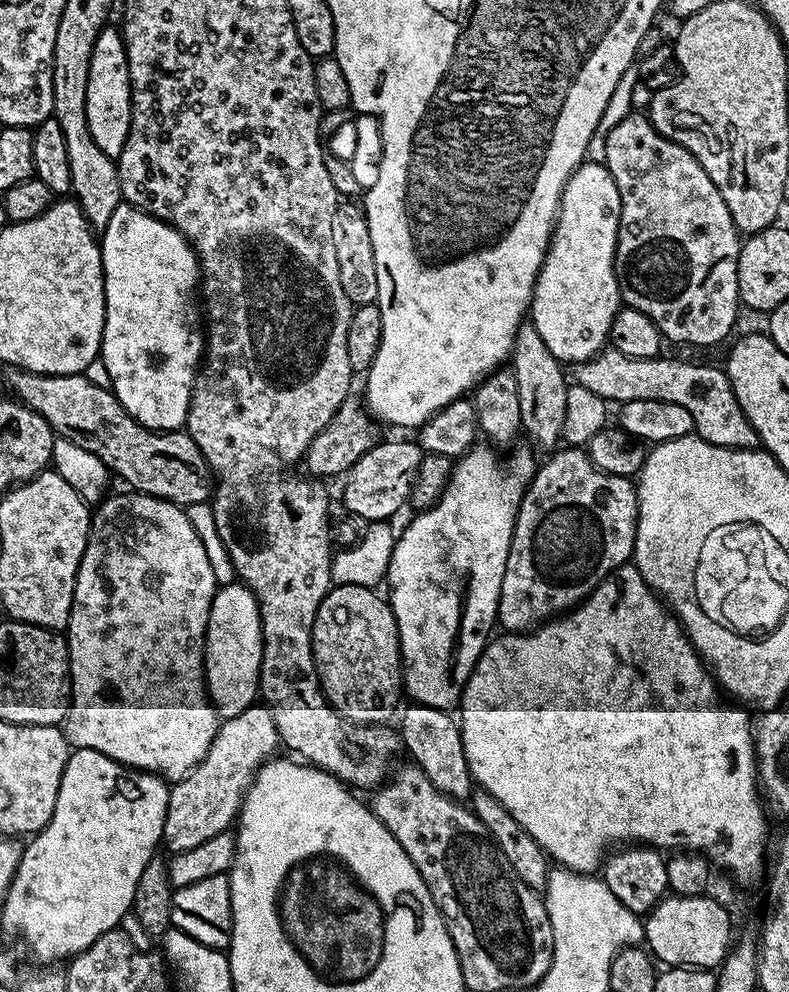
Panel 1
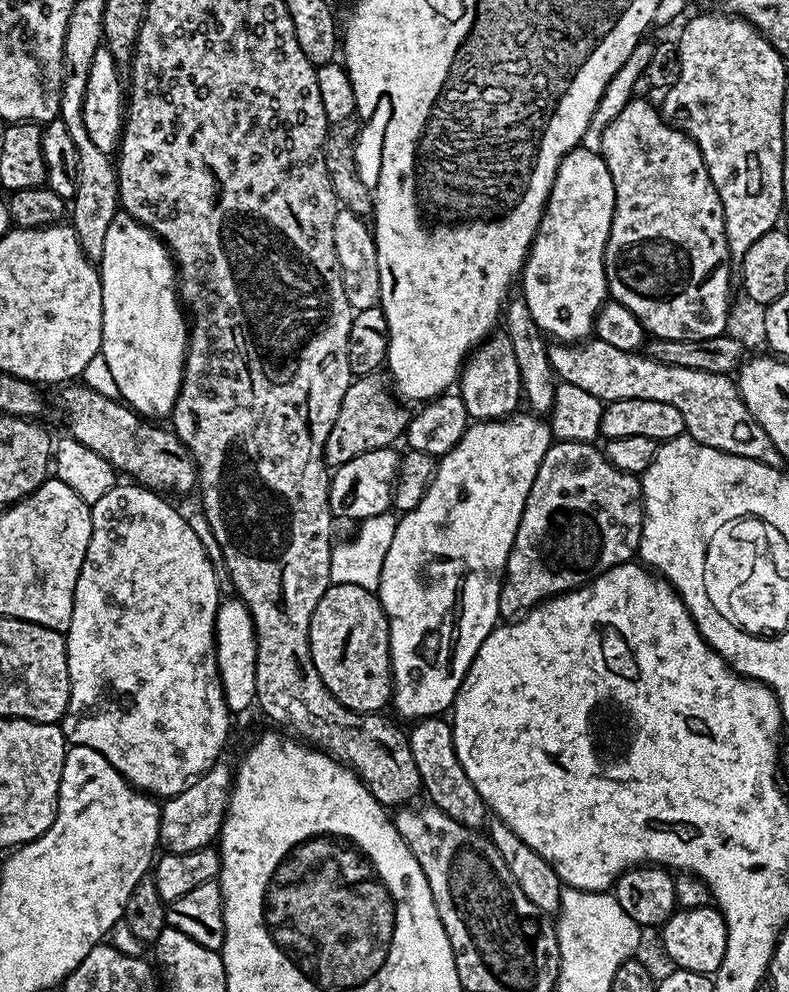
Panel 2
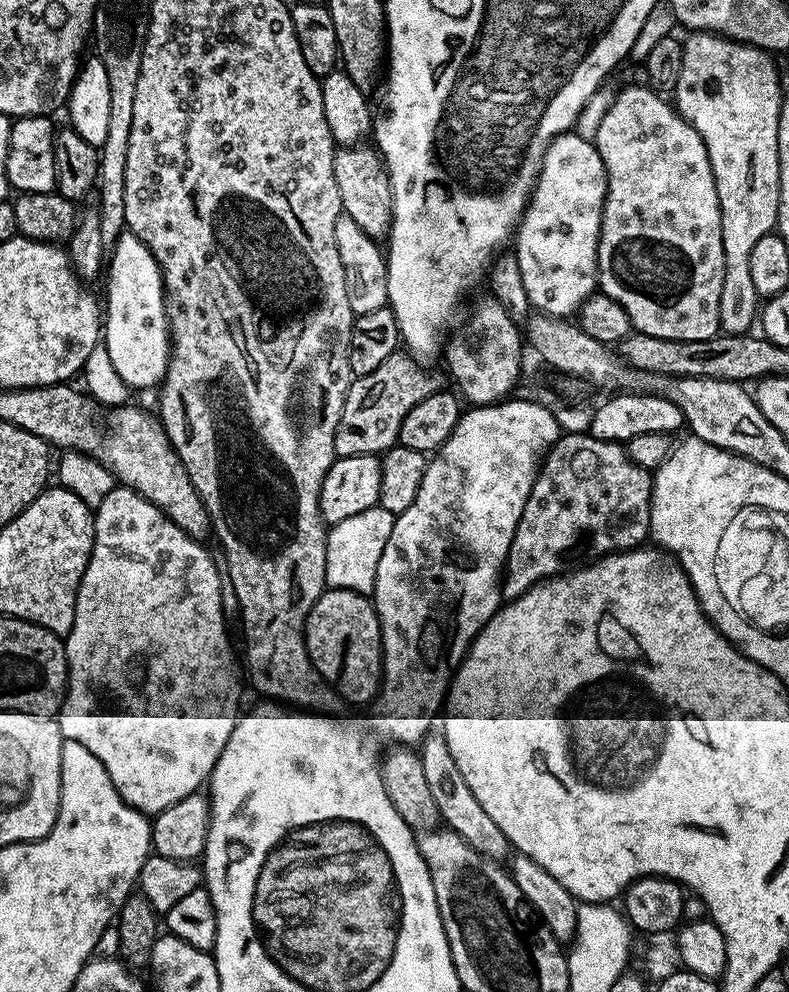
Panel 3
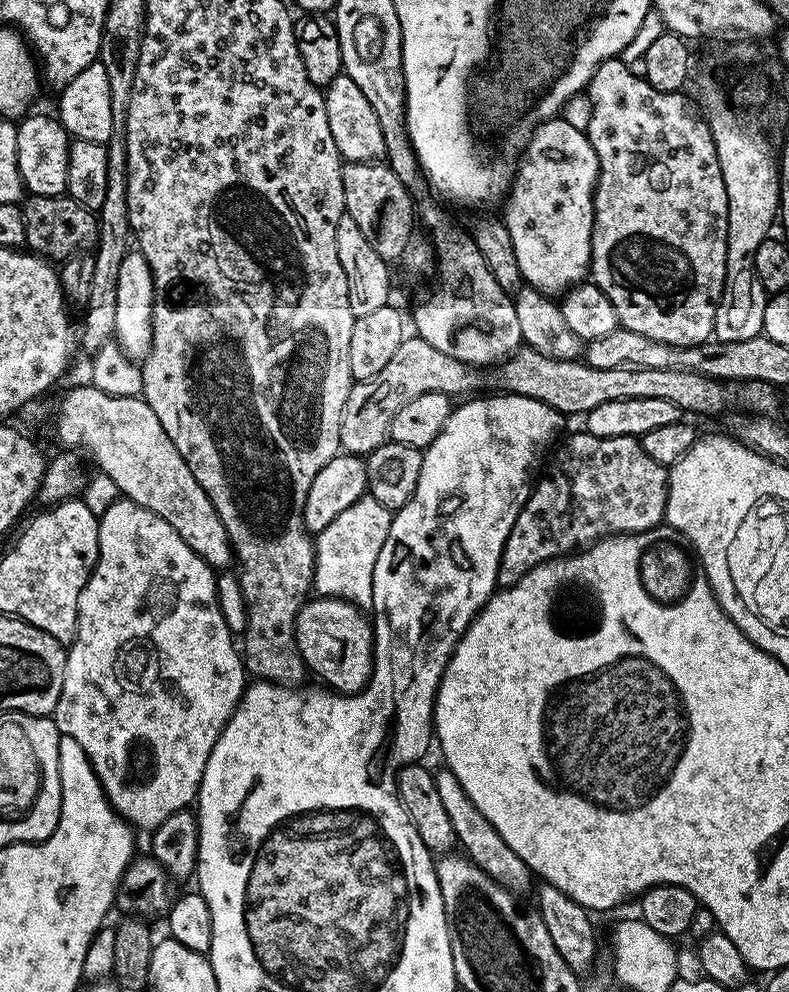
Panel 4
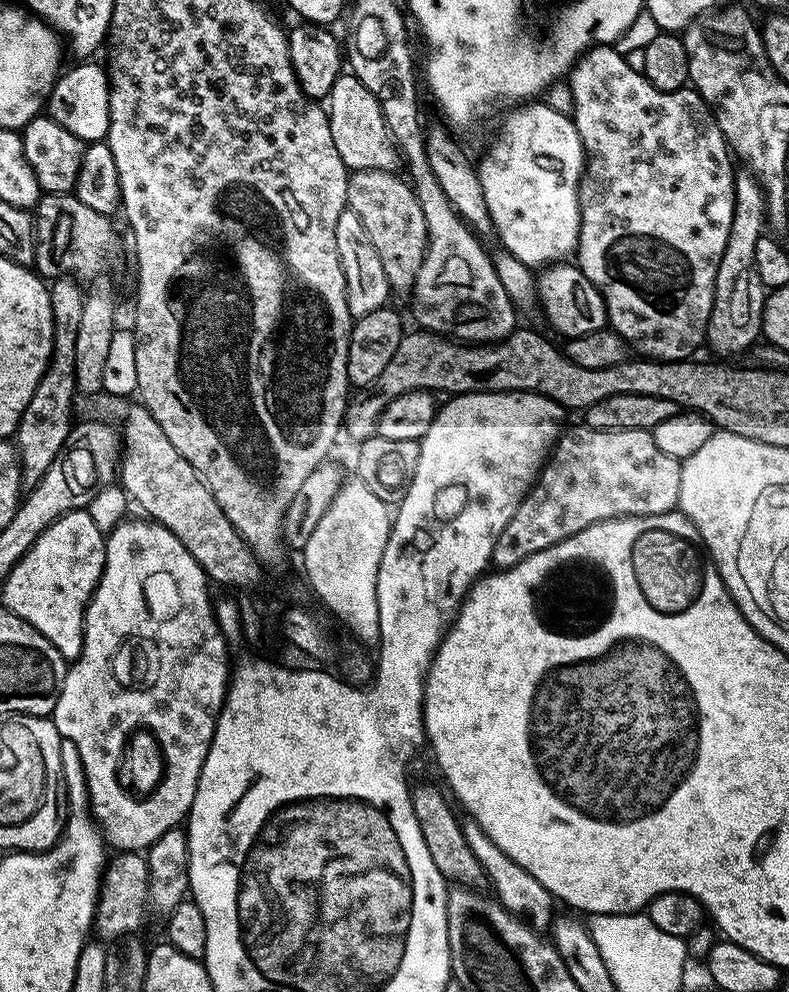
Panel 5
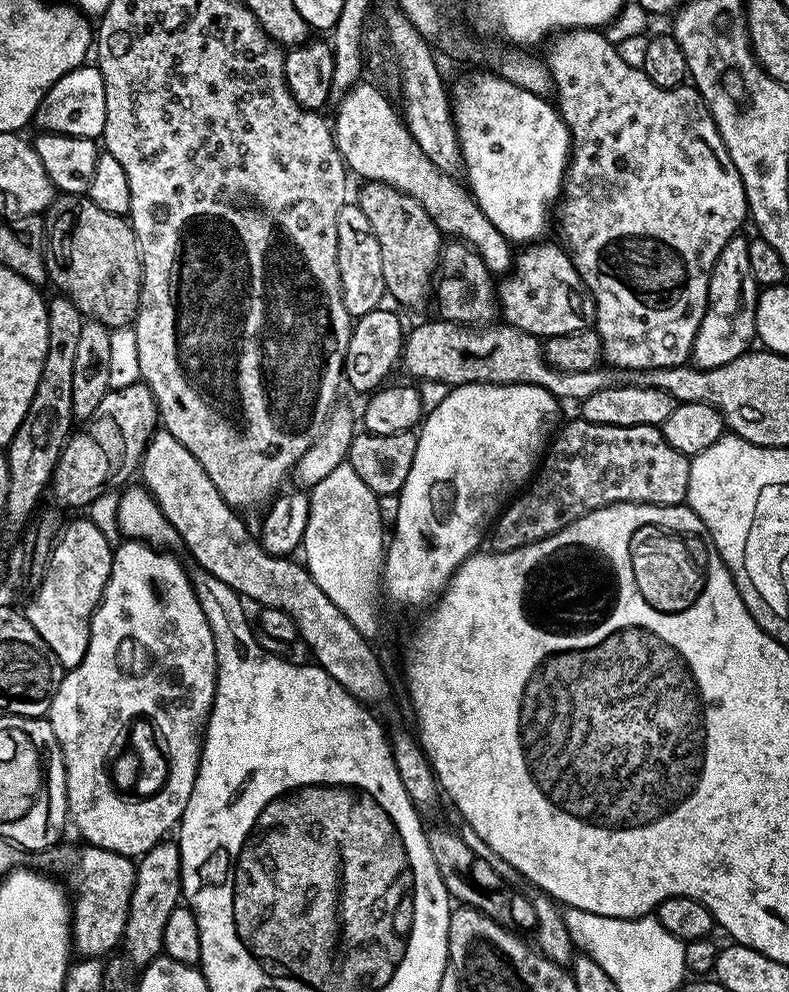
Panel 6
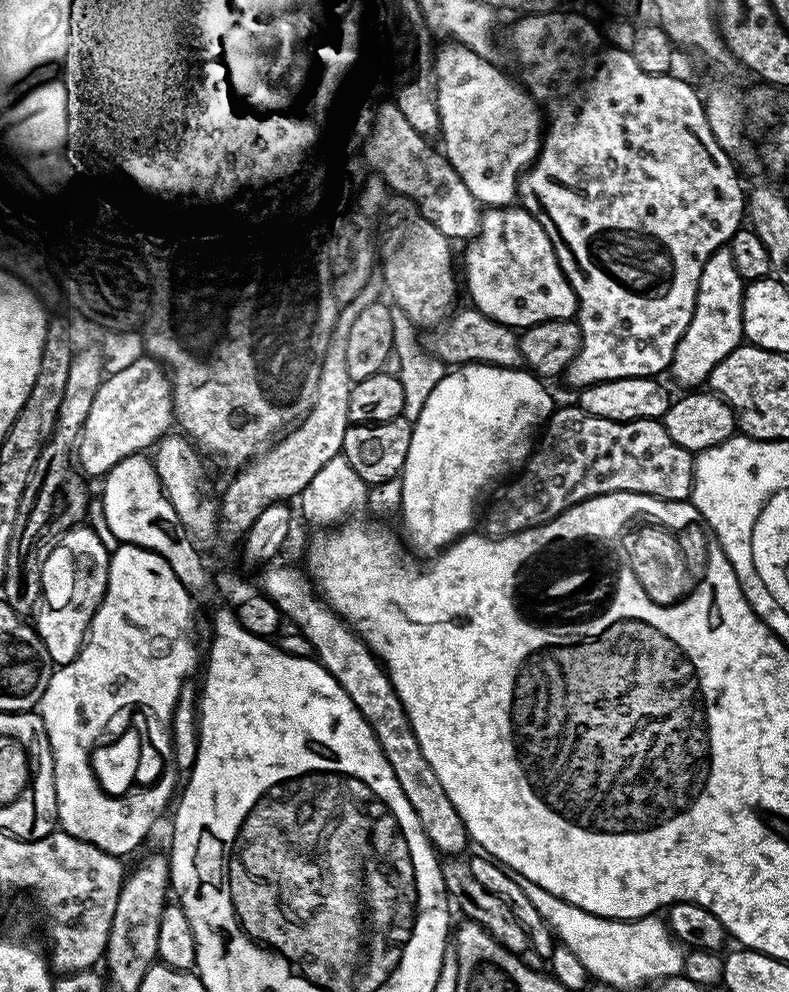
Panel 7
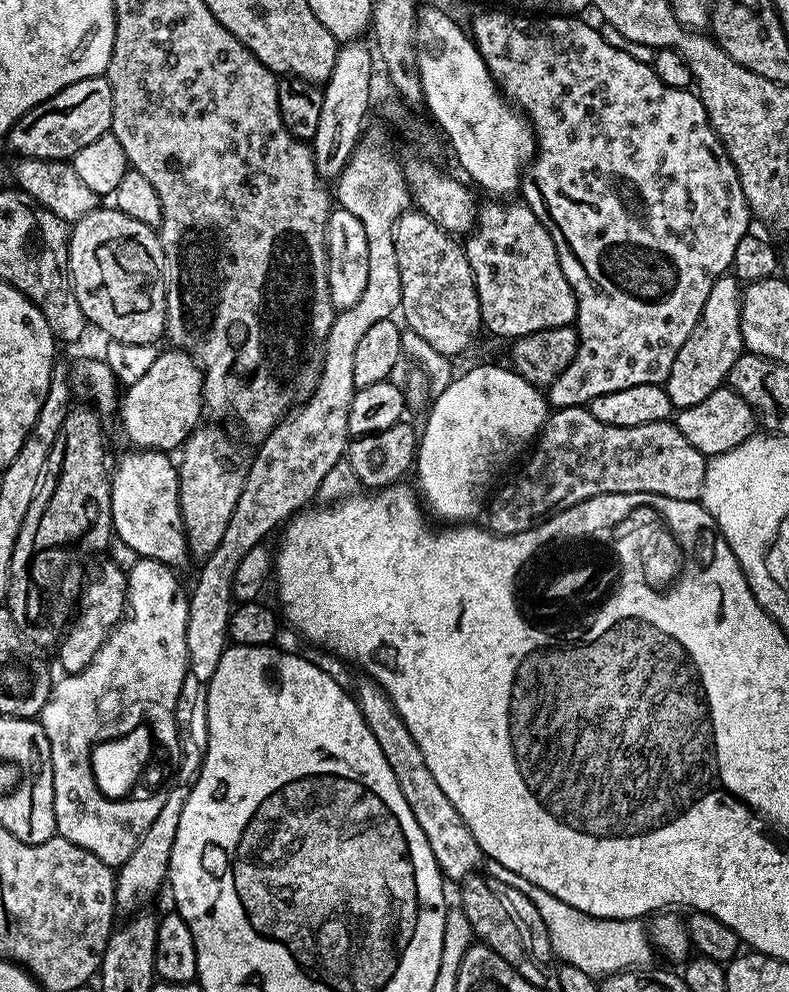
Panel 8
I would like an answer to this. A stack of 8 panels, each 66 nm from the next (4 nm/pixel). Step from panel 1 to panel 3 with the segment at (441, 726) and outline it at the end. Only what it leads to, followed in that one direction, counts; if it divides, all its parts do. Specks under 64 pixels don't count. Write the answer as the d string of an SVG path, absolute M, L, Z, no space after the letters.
M429 734L420 741L418 751L422 758L422 771L426 774L430 794L435 804L438 805L441 821L451 832L458 834L470 846L474 846L478 854L489 856L491 860L497 862L503 861L503 856L507 857L510 852L506 834L498 830L490 814L486 814L486 809L478 803L478 798L474 798L474 793L470 791L466 778L462 778L462 773L458 771L454 758L450 758L450 746L446 746L446 738L442 734L436 734L436 736Z

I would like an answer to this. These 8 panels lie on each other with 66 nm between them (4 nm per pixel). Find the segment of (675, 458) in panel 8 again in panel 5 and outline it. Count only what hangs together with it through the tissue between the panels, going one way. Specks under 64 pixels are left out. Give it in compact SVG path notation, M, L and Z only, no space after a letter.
M569 427L556 442L540 476L506 530L496 536L492 564L503 570L530 554L546 550L603 520L619 516L653 516L677 511L682 488L681 461L662 454L651 431Z

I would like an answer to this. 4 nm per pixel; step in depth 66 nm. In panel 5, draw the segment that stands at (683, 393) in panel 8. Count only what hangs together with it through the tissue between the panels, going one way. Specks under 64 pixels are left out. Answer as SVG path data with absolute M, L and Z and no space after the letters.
M737 175L734 218L730 222L730 238L726 238L726 250L718 266L714 302L706 333L707 347L712 347L724 356L731 352L747 353L762 336L766 289L754 266L754 246L758 246L758 238L765 232L764 192L752 176Z

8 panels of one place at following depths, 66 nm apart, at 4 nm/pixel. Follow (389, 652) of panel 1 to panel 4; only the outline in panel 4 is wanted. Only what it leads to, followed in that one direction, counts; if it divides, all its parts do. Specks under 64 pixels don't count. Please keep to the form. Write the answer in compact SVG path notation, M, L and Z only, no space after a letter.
M317 595L298 610L296 645L304 659L305 669L317 676L333 692L360 692L372 677L373 621L348 600Z

